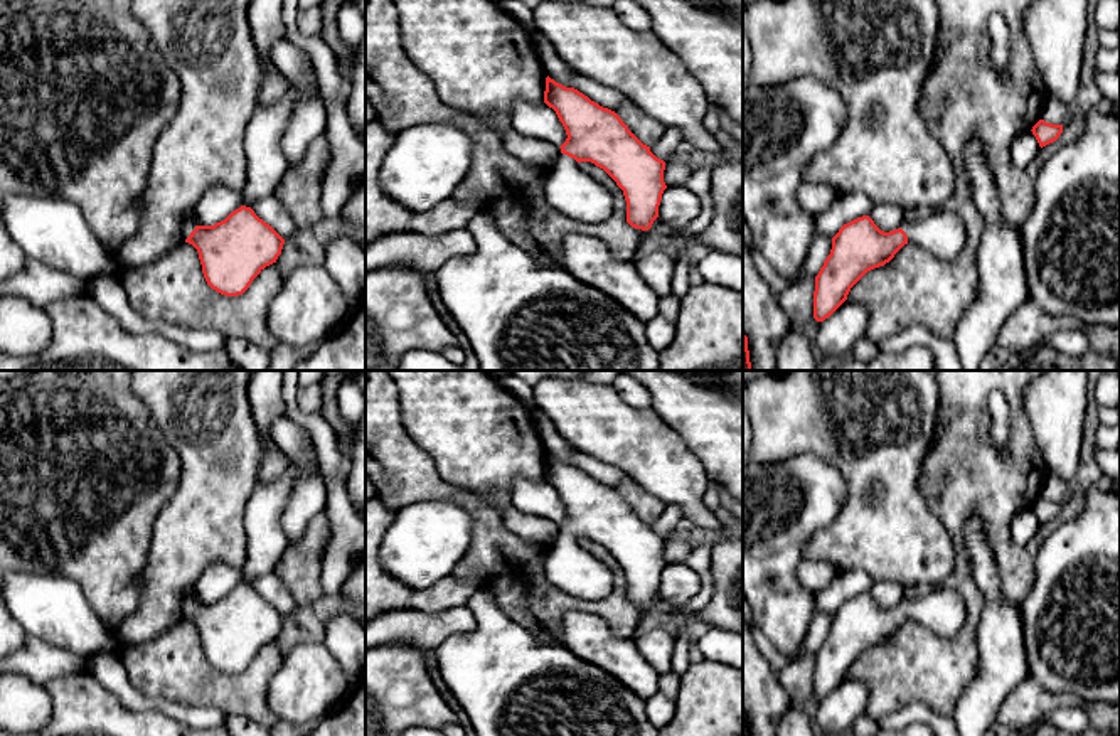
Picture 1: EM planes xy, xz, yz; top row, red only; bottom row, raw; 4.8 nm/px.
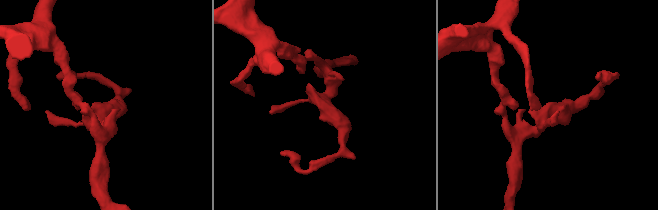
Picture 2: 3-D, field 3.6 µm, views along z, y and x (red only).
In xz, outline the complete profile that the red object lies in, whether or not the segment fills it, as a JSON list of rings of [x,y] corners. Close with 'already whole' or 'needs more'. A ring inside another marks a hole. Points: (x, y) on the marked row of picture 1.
[[[549,76],[544,103],[556,111],[568,135],[544,185],[547,204],[579,222],[608,221],[615,209],[611,194],[578,165],[591,162],[623,190],[627,222],[648,231],[659,217],[662,194],[667,189],[665,162],[657,158],[615,111]]]; needs more

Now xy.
[[[246,205],[214,226],[194,226],[187,221],[182,237],[197,249],[207,285],[226,296],[243,295],[266,266],[276,263],[285,244]]]; needs more

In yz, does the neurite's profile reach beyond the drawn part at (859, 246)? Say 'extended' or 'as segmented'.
extended

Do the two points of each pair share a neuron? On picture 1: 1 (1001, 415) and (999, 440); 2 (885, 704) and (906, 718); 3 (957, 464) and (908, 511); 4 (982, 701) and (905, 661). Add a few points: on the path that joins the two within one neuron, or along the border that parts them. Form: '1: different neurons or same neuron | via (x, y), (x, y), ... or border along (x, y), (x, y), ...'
1: same neuron | via (999, 421), (999, 433)
2: different neurons | border along (933, 711), (920, 703), (906, 703), (881, 718)
3: different neurons | border along (923, 455), (920, 469), (923, 502), (945, 529)
4: different neurons | border along (979, 654), (976, 676), (959, 698), (950, 716)

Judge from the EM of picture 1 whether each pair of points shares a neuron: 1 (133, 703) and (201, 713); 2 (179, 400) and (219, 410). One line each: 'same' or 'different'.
1: same
2: same

